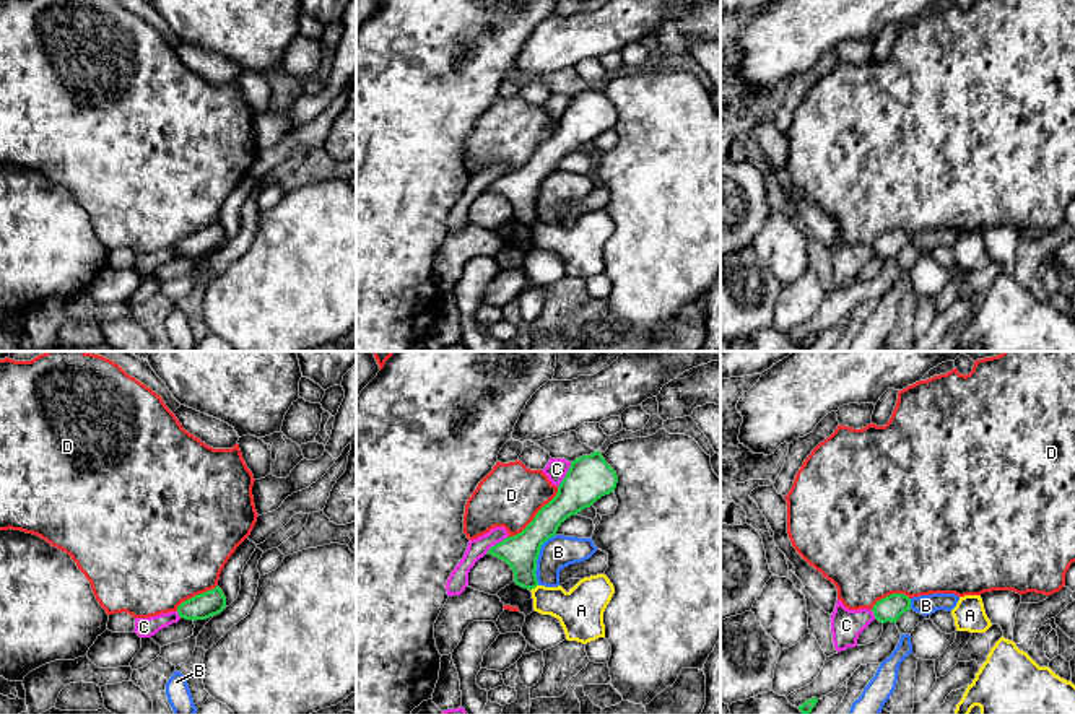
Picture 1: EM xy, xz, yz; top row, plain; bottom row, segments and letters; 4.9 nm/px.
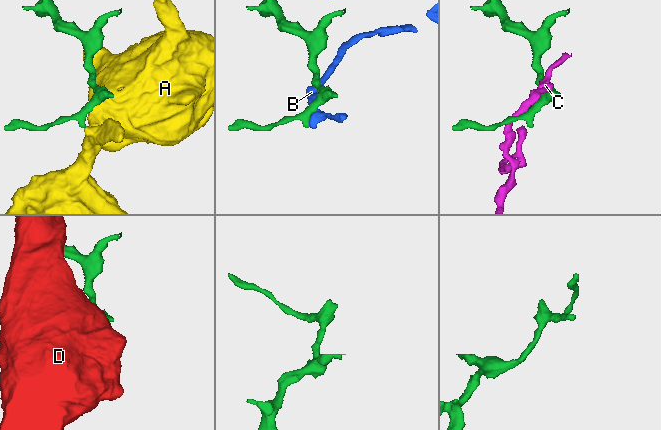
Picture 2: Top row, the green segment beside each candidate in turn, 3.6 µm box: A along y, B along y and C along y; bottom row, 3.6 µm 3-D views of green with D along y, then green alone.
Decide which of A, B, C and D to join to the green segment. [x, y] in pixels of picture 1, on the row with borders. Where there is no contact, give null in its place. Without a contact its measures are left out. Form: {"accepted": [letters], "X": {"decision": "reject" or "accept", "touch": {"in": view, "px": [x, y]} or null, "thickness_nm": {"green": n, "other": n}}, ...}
{"accepted": [], "A": {"decision": "reject", "touch": {"in": "xz", "px": [534, 587]}, "thickness_nm": {"green": 180, "other": 220}}, "B": {"decision": "reject", "touch": {"in": "xz", "px": [537, 558]}, "thickness_nm": {"green": 180, "other": 160}}, "C": {"decision": "reject", "touch": {"in": "xz", "px": [566, 475]}, "thickness_nm": {"green": 220, "other": 110}}, "D": {"decision": "reject", "touch": {"in": "xz", "px": [535, 516]}, "thickness_nm": {"green": 190, "other": 320}}}

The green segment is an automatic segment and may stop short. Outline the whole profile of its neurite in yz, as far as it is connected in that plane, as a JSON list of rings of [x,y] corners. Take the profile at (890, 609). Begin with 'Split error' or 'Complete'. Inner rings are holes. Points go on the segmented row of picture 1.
Complete. [[[891,594],[878,600],[872,608],[880,623],[896,623],[898,618],[907,610],[911,610],[911,599],[904,594]]]

